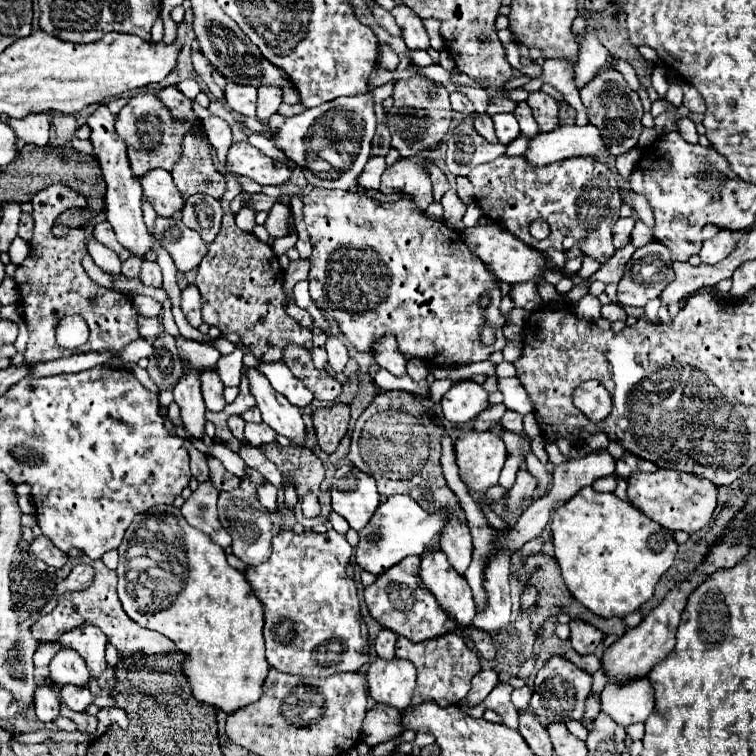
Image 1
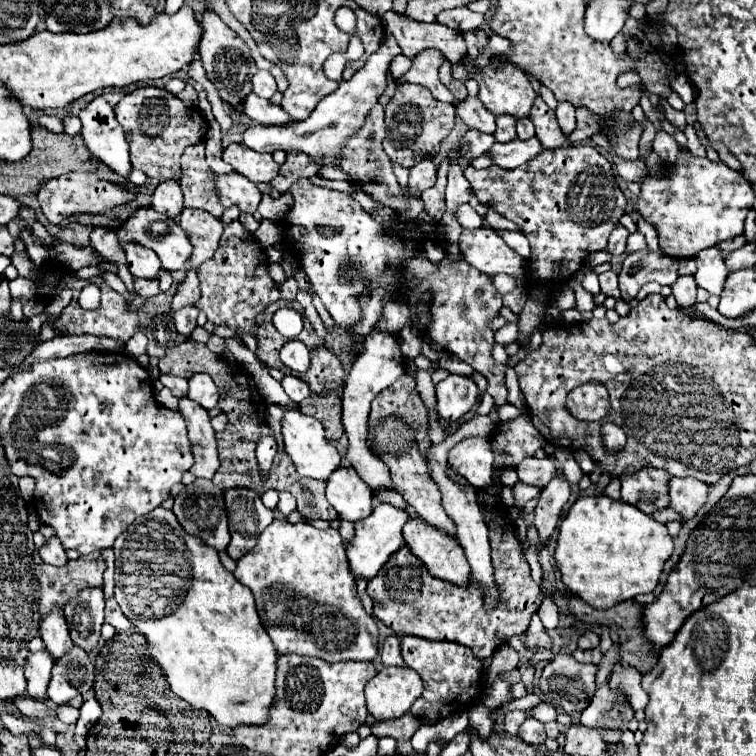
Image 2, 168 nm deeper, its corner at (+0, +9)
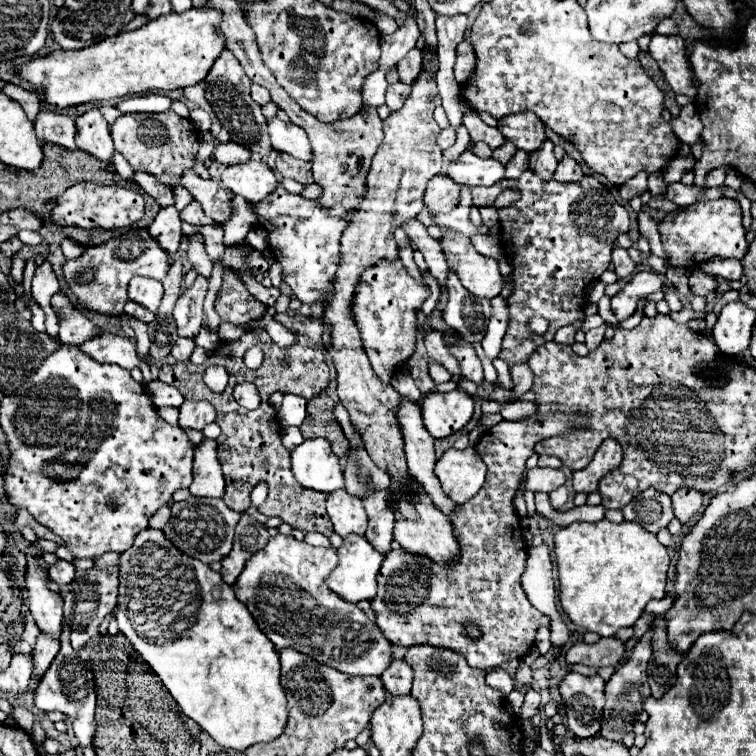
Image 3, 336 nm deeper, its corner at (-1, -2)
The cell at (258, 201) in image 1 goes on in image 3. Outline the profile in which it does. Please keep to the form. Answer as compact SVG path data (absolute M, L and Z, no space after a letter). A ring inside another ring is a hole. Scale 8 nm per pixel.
M194 170L184 172L180 178L180 184L194 196L196 202L200 202L202 210L218 224L224 224L232 214L232 200L230 192L226 192L218 182L200 178Z

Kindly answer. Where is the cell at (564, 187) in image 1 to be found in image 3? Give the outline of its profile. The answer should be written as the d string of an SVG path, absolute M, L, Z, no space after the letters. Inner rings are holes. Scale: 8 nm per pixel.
M528 170L518 180L500 180L488 188L472 188L472 200L476 206L490 206L506 188L520 192L520 200L498 210L498 214L500 246L512 264L512 294L508 306L518 310L522 318L510 318L498 358L514 366L526 362L540 344L554 340L558 328L584 320L586 288L600 280L608 268L612 242L620 232L626 232L624 228L630 226L630 218L626 208L614 200L596 176L584 176L576 184L562 184L556 180L544 182L536 172ZM532 314L542 314L550 322L544 336L528 330L528 316Z

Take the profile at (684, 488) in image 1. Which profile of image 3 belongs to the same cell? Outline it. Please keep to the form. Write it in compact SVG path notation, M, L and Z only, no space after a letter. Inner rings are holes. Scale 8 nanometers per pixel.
M680 488L672 494L672 508L674 516L686 524L700 508L702 508L702 492L694 488Z

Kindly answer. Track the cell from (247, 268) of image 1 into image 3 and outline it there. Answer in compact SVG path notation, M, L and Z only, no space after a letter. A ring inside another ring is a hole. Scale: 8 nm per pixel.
M224 270L224 284L216 298L216 312L222 320L244 326L258 320L266 312L266 306L248 294L232 270Z

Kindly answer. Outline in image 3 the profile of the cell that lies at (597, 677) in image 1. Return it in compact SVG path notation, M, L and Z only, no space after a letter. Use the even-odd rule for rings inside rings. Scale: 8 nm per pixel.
M606 518L600 522L574 522L554 534L554 554L560 580L560 604L564 612L576 626L600 636L614 636L620 628L632 626L650 600L666 596L666 572L670 566L668 550L654 534L646 532L636 522L614 524Z

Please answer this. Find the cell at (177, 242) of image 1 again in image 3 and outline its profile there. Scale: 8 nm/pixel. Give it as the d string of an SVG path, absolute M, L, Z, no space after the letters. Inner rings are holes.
M130 230L124 236L112 238L98 246L86 246L82 256L76 260L66 260L62 264L62 278L70 288L70 294L80 302L76 304L82 310L90 310L104 316L120 316L128 300L128 282L132 276L144 276L154 280L164 280L168 274L170 260L168 254L156 244L146 230Z

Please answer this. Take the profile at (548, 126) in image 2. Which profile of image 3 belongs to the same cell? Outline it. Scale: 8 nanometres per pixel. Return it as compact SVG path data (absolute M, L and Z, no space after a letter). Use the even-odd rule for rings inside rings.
M546 140L540 150L536 150L536 152L530 154L528 170L536 172L542 180L550 180L552 174L554 174L554 170L556 170L556 166L558 166L552 148L554 148L554 144L550 140Z

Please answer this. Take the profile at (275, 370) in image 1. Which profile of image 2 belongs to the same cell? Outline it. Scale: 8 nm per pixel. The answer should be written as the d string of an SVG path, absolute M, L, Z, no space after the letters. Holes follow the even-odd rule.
M285 375L283 381L281 381L281 385L283 385L285 393L287 393L295 403L301 403L307 395L311 395L309 385L307 385L305 381L301 381L299 377L295 377L295 375Z

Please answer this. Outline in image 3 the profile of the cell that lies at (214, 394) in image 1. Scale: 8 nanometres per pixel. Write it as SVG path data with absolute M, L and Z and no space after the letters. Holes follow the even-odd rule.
M186 400L180 406L180 416L178 416L178 426L180 428L192 428L192 430L202 430L206 424L214 422L216 412L210 402L206 400Z

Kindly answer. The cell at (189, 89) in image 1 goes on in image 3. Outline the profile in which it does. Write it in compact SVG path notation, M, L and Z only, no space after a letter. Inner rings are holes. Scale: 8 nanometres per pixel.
M148 94L148 96L130 96L124 98L116 104L116 108L122 114L132 114L132 112L164 112L172 104L170 98L160 96L160 94Z

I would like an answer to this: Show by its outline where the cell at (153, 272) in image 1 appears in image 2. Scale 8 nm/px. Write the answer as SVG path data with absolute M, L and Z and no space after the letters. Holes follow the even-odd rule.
M135 279L135 291L141 297L153 297L159 293L159 279L155 281L143 281L143 279Z

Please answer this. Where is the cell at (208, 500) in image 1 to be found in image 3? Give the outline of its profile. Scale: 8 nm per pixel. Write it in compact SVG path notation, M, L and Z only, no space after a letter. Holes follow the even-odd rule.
M188 498L184 502L172 504L172 516L162 528L162 532L184 554L204 564L212 564L226 558L228 552L232 550L232 538L234 538L234 528L238 520L240 520L240 514L232 512L220 498Z

